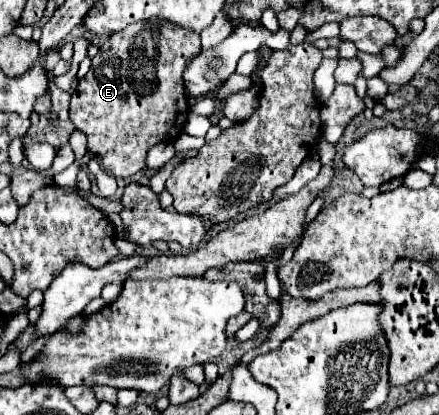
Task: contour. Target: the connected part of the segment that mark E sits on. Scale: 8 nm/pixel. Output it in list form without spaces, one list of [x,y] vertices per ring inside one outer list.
[[[140,20],[112,34],[92,58],[88,74],[78,82],[70,102],[72,124],[86,134],[88,152],[100,156],[102,168],[116,178],[130,178],[146,168],[146,154],[158,142],[174,142],[188,118],[190,104],[184,94],[182,72],[200,52],[200,34],[168,20]]]

